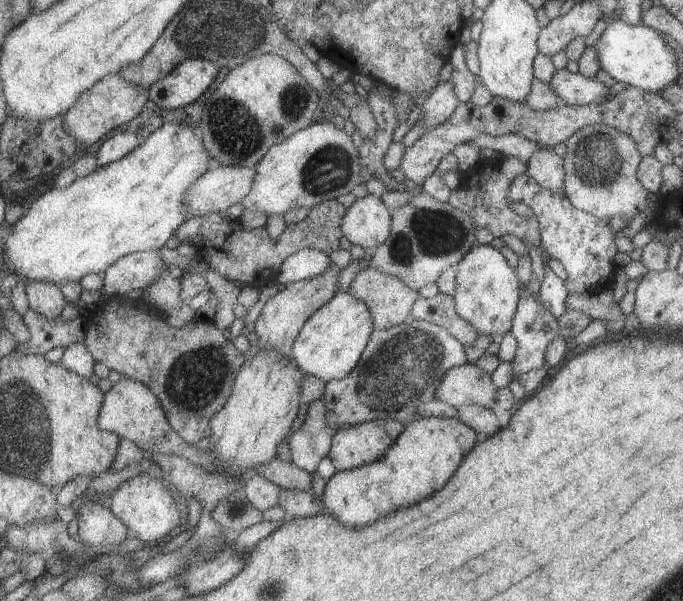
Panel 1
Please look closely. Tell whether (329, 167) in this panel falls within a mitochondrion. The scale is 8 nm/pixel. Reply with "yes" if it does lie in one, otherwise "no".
yes

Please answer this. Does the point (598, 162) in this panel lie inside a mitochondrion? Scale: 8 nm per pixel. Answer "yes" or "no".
yes

